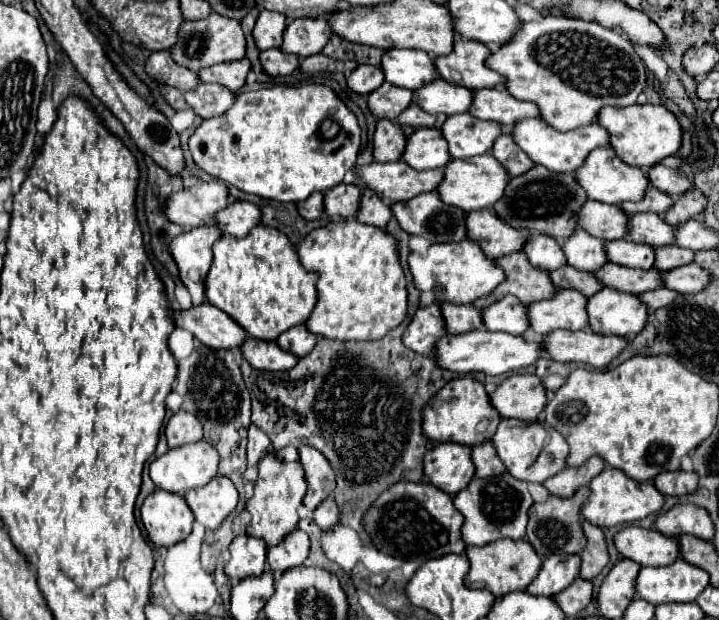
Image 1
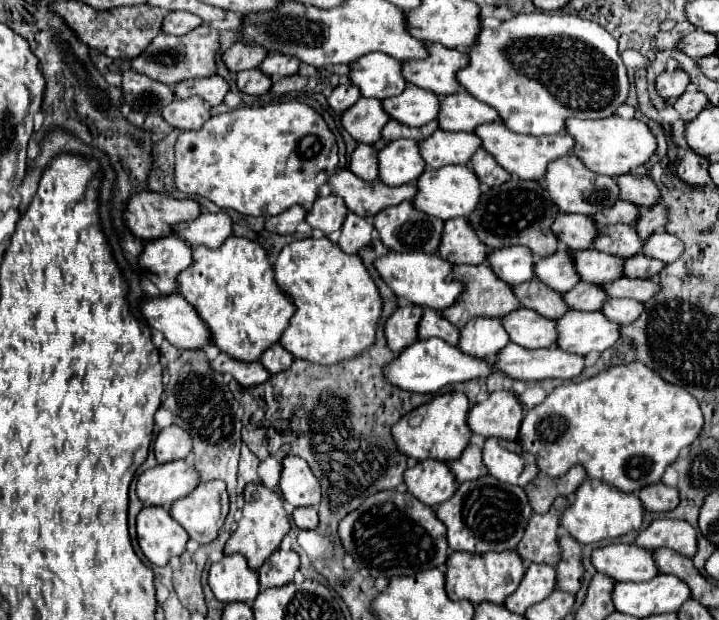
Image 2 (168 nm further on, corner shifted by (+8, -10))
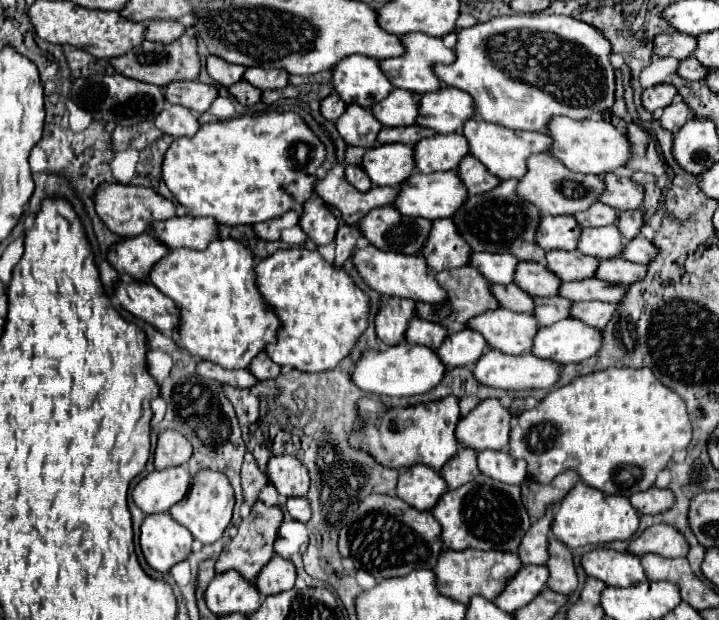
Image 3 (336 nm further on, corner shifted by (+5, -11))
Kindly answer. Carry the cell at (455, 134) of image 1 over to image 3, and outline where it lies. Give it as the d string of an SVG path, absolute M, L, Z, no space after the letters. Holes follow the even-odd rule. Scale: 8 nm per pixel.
M434 134L414 146L416 170L430 174L438 170L456 170L456 164L468 154L468 140L460 134Z

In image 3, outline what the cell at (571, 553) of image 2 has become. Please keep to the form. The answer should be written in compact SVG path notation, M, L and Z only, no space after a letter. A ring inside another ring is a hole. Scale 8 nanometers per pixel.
M556 538L548 540L548 552L550 558L546 562L550 576L548 576L548 588L556 590L560 594L572 594L578 586L578 576L574 568L574 558L570 548L560 544Z

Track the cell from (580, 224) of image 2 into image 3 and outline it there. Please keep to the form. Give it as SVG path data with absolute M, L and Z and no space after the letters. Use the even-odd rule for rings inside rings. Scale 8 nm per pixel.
M542 216L540 218L540 228L536 230L536 244L540 248L544 248L546 252L556 250L556 248L574 250L578 238L580 238L580 228L578 228L578 222L572 216Z

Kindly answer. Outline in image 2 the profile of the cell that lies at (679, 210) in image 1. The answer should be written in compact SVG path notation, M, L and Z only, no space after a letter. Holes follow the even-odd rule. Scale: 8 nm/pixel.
M657 203L649 209L641 209L641 215L635 227L641 239L649 239L655 231L665 229L667 221L669 221L669 207L665 207L665 203Z

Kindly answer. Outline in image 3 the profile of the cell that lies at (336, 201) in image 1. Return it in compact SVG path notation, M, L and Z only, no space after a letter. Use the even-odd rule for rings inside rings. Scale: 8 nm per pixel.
M308 198L304 202L304 212L298 226L316 246L326 246L334 240L340 224L340 212L324 204L322 198Z

